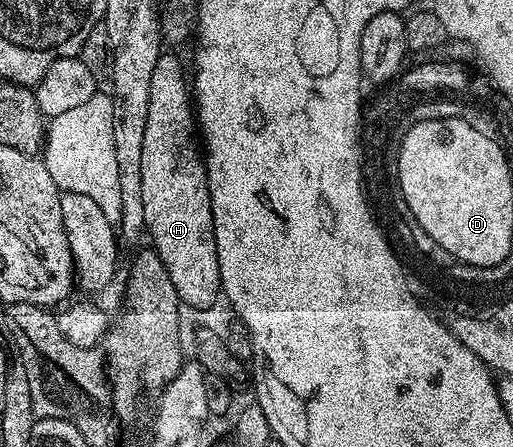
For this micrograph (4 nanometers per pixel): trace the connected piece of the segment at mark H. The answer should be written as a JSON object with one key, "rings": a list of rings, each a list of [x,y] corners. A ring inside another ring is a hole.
{"rings":[[[162,54],[157,58],[157,66],[153,69],[153,78],[150,79],[149,114],[146,119],[145,134],[142,139],[141,153],[141,199],[144,207],[144,226],[146,235],[151,235],[150,247],[154,248],[158,260],[165,262],[165,270],[169,270],[169,279],[173,281],[173,287],[177,289],[180,305],[191,308],[211,308],[218,300],[221,300],[223,287],[221,286],[221,270],[217,266],[217,246],[215,245],[215,227],[213,226],[213,210],[209,198],[209,182],[207,181],[207,165],[201,144],[195,141],[197,136],[197,112],[193,107],[193,92],[189,87],[189,76],[183,73],[183,64],[175,56]]]}

